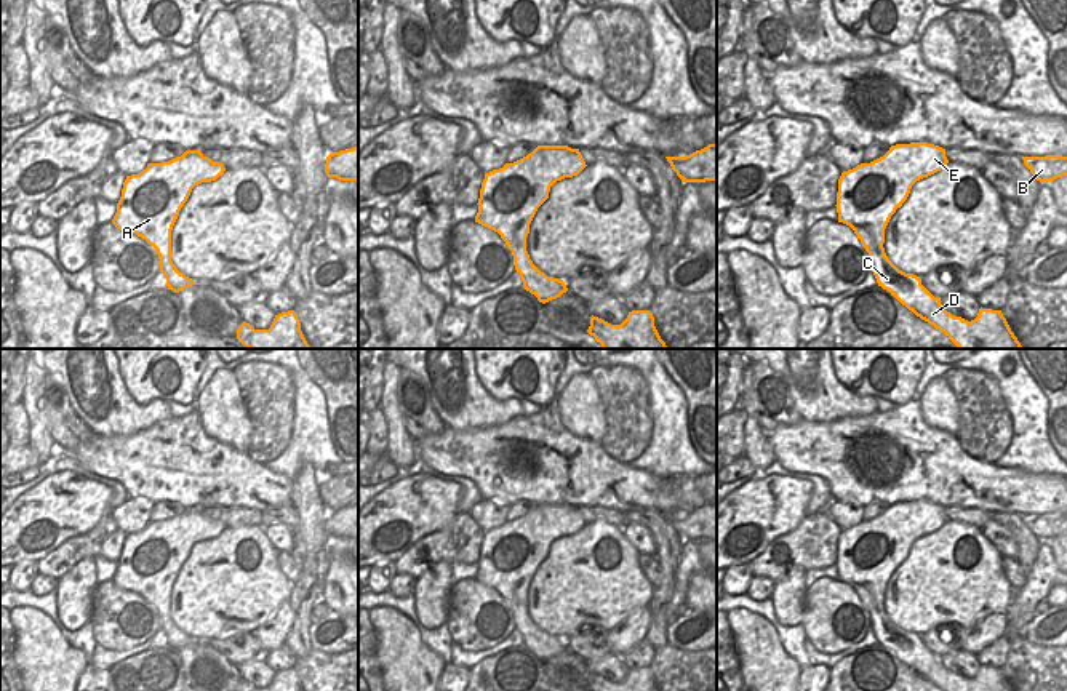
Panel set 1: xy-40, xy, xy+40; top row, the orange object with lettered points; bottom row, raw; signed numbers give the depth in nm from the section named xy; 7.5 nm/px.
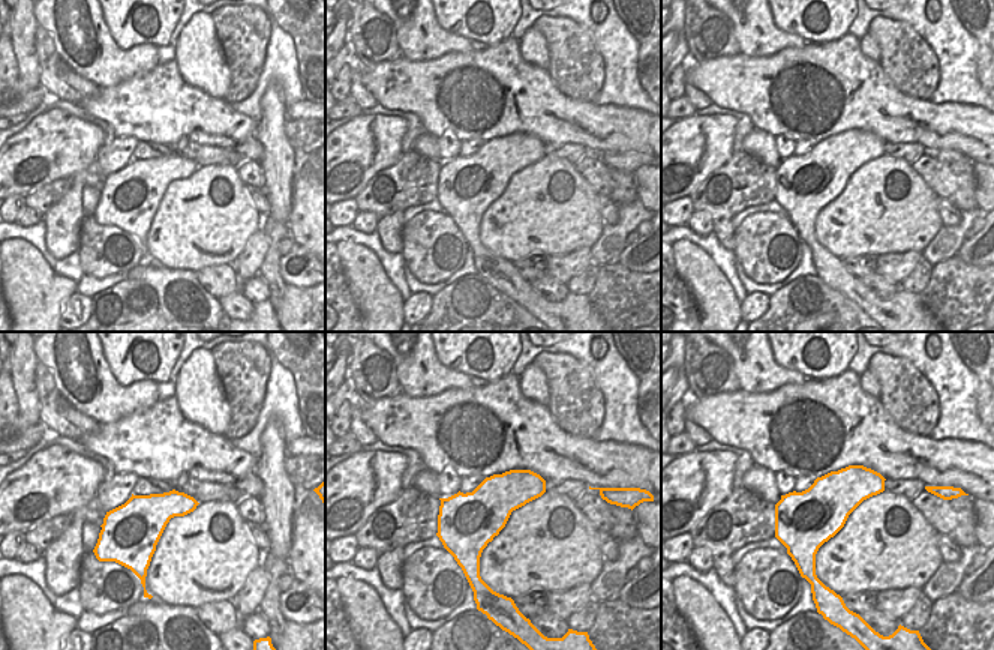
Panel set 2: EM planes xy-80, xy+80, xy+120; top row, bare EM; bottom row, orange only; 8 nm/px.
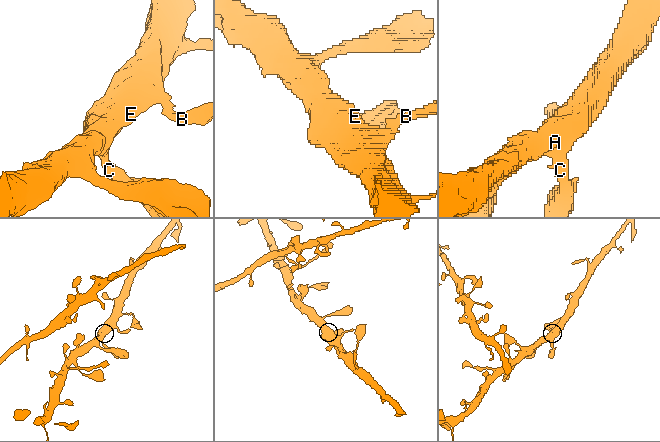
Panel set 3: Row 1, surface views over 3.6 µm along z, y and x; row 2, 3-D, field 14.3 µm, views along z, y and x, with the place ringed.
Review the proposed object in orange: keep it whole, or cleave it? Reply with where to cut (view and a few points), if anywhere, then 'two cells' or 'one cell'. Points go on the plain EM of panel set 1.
no cut | one cell

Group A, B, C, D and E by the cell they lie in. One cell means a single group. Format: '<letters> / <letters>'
A B C D E

